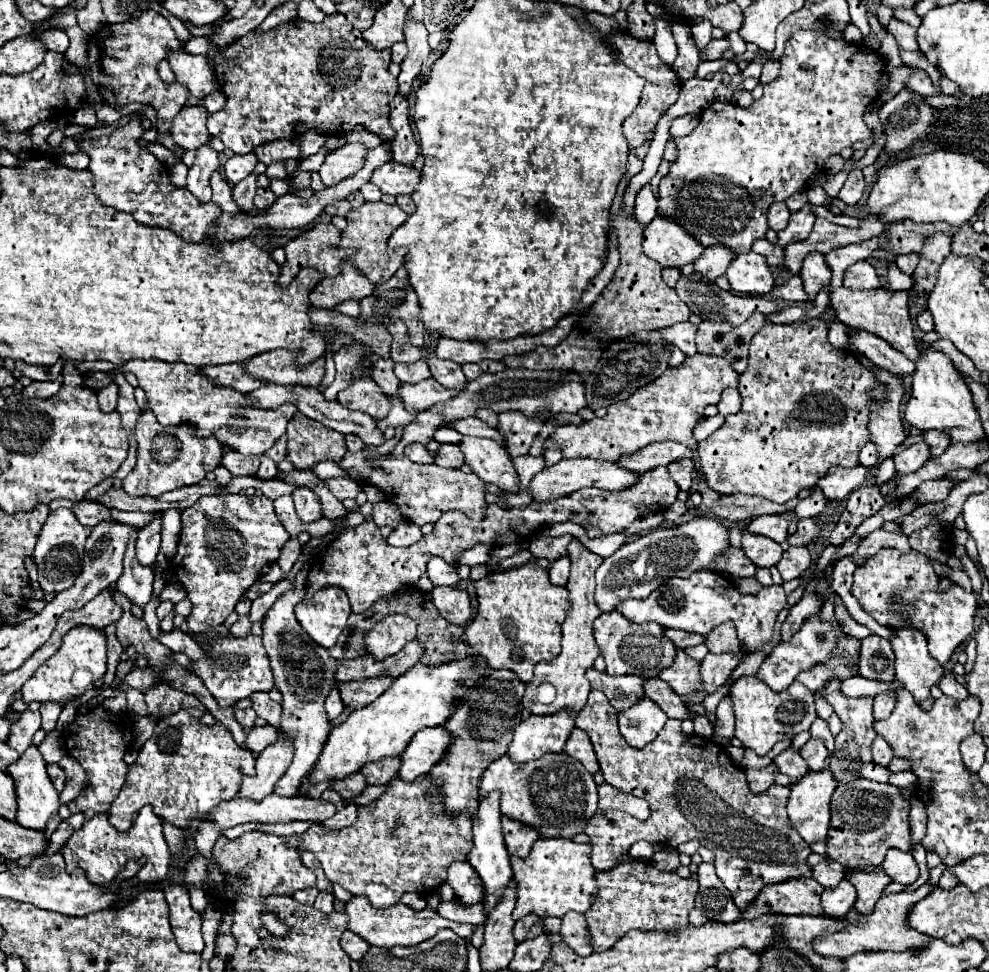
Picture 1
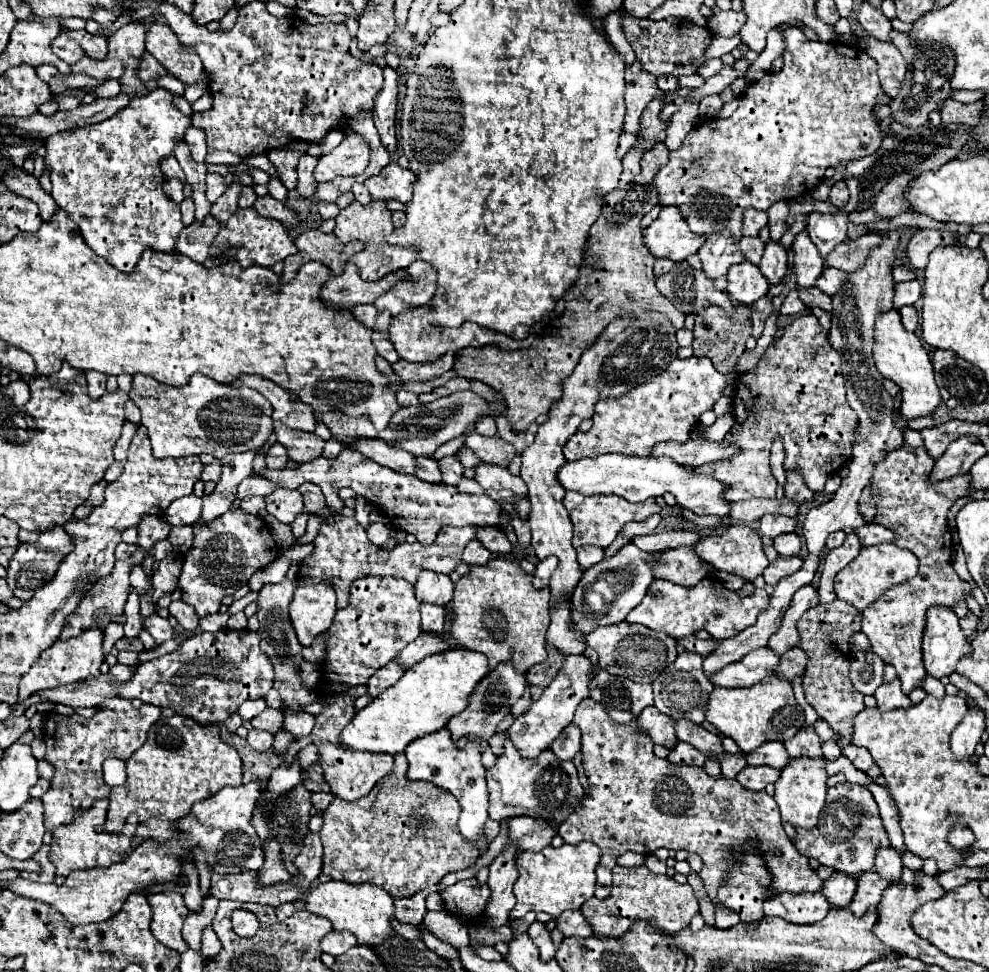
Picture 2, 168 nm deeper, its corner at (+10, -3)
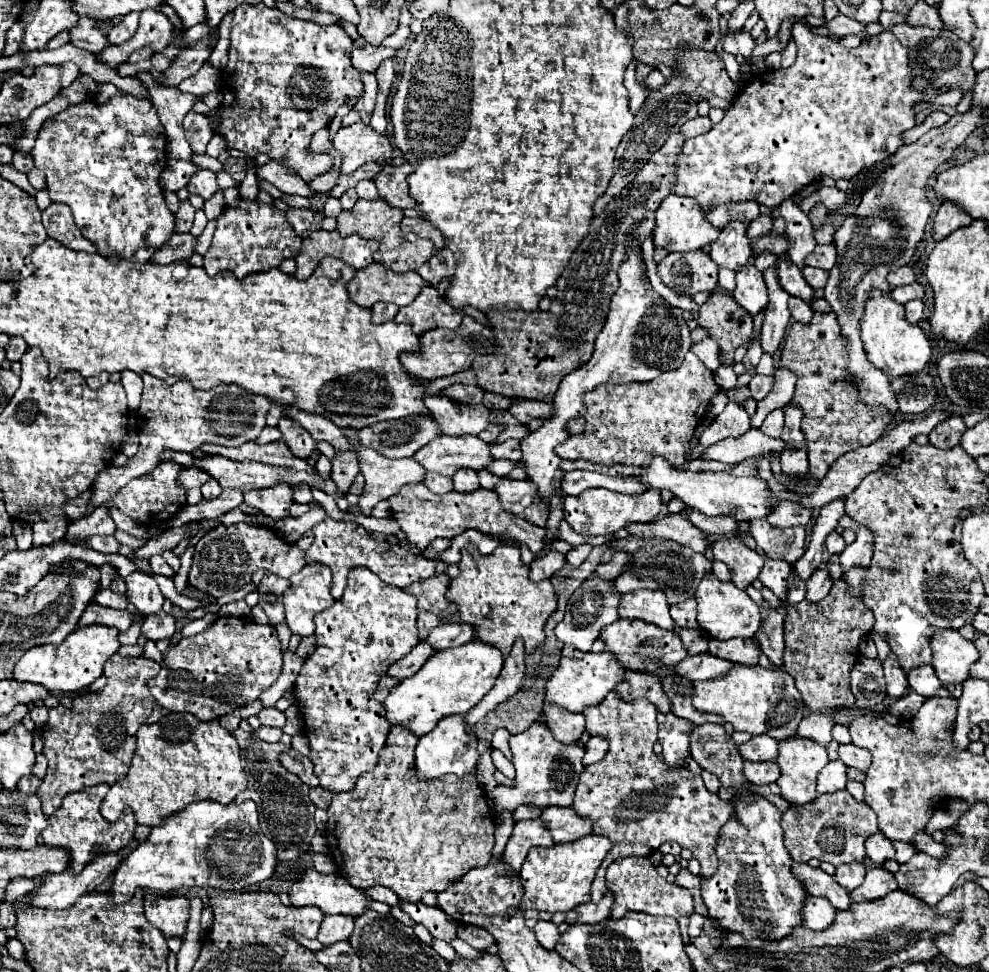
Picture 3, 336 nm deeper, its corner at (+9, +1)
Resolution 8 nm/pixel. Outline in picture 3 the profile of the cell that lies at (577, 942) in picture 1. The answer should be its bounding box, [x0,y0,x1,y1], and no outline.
[568,891,614,923]

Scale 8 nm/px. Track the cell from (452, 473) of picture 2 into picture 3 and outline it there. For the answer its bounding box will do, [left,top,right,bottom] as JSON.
[452,471,480,493]

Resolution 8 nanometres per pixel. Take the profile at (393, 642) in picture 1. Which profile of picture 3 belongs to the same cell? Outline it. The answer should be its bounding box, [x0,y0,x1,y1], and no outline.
[294,567,418,793]

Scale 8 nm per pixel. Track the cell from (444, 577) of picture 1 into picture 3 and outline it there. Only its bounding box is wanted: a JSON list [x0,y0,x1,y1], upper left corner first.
[402,573,456,619]

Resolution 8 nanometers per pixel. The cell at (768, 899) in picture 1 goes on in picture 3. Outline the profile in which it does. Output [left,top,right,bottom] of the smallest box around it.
[804,897,836,931]

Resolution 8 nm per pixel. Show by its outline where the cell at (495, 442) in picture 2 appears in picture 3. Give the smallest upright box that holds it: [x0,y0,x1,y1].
[490,439,522,461]

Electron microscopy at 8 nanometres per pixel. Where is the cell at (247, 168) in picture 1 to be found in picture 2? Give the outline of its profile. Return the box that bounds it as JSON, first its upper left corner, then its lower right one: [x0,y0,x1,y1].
[207,173,227,203]

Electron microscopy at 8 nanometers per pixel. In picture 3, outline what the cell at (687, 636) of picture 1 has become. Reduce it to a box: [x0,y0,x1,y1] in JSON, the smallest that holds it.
[708,639,760,665]

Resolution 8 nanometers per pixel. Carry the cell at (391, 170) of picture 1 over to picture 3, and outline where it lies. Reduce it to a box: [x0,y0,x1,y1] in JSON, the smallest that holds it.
[374,163,416,209]

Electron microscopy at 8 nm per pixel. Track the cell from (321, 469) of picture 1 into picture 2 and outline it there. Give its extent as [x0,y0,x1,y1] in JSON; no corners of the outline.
[237,473,277,499]

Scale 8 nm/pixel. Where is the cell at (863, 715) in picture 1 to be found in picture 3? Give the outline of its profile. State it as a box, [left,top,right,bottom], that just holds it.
[784,579,874,713]

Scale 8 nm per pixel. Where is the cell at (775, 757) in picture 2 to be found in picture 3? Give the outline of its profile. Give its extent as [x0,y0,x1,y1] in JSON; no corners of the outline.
[738,735,778,761]

